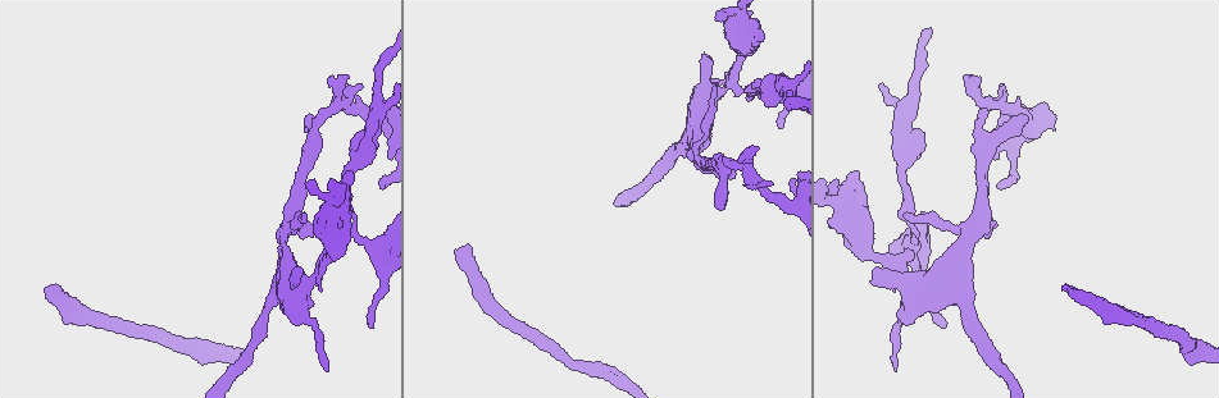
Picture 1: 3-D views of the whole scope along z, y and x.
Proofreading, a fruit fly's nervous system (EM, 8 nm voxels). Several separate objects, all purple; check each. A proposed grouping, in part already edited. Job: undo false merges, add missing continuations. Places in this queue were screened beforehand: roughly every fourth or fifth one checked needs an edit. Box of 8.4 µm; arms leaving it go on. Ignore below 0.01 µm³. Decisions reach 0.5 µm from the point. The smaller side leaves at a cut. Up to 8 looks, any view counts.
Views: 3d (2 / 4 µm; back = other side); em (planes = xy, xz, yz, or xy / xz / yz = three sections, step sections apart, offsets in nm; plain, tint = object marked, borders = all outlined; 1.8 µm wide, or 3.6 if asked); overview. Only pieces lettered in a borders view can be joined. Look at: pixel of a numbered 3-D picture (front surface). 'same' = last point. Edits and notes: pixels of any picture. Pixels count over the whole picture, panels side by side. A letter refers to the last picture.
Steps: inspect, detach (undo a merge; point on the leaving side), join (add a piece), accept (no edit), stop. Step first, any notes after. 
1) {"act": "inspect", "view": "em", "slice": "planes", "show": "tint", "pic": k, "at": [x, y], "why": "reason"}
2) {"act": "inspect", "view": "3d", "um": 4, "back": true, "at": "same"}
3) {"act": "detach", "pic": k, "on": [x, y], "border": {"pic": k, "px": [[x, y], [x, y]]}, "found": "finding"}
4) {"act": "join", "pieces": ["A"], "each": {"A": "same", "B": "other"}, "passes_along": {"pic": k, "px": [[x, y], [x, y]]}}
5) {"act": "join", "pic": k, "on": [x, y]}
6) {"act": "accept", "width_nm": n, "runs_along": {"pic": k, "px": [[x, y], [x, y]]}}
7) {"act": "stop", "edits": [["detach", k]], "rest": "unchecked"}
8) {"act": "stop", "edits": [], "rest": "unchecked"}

{"act": "inspect", "view": "3d", "um": 2, "pic": 1, "at": [373, 327], "why": "an open end"}

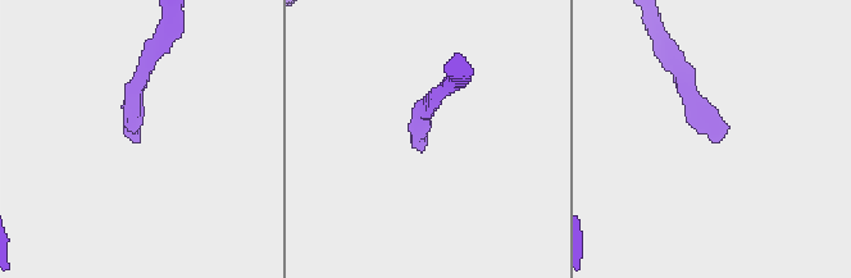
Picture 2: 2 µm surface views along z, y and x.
{"act": "inspect", "view": "em", "slice": "planes", "show": "borders", "pic": 2, "at": [712, 142]}

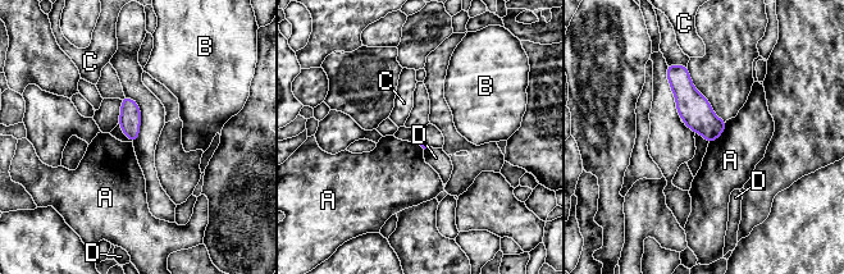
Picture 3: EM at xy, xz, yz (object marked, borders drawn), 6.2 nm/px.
{"act": "accept", "each": {"A": "other", "B": "other", "C": "other", "D": "other"}, "found": "none of them fits"}

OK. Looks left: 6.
{"act": "inspect", "view": "em", "slice": "planes", "show": "plain", "pic": 1, "at": [989, 108], "why": "arms part here"}

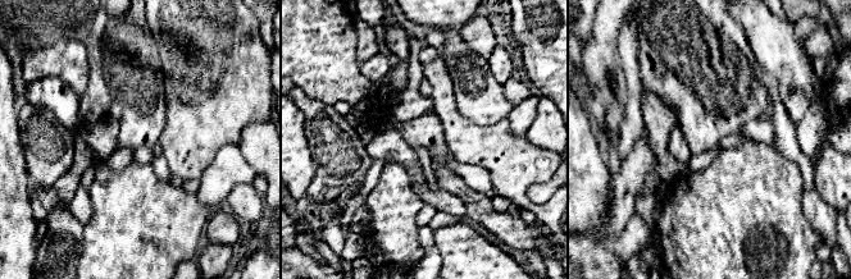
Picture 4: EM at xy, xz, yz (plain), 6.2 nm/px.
{"act": "inspect", "view": "em", "slice": "planes", "show": "borders", "at": "same"}

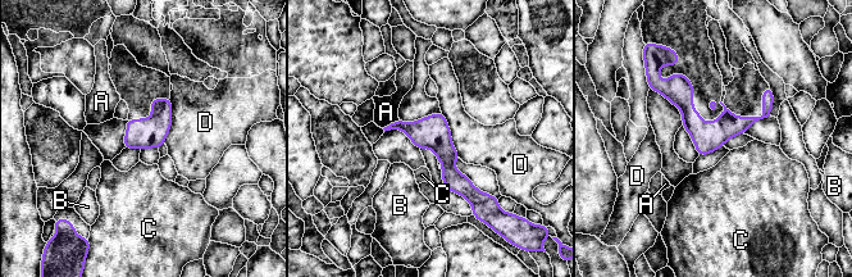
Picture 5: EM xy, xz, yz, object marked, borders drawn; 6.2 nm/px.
{"act": "accept", "each": {"A": "other", "B": "other", "C": "other", "D": "other"}, "border": {"pic": 5, "px": [[171, 98], [171, 128], [163, 142]]}, "found": "continuous, no second neuron"}

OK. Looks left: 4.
{"act": "inspect", "view": "3d", "um": 4, "pic": 1, "at": [1063, 288], "why": "end of a long branch"}

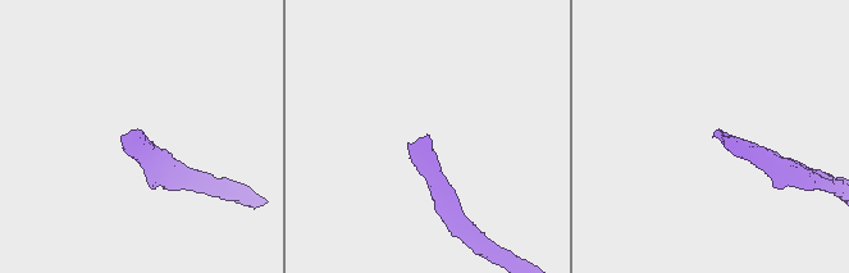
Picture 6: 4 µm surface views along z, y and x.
{"act": "inspect", "view": "em", "slice": "planes", "show": "borders", "pic": 6, "at": [717, 129], "why": "shape alone is not enough"}

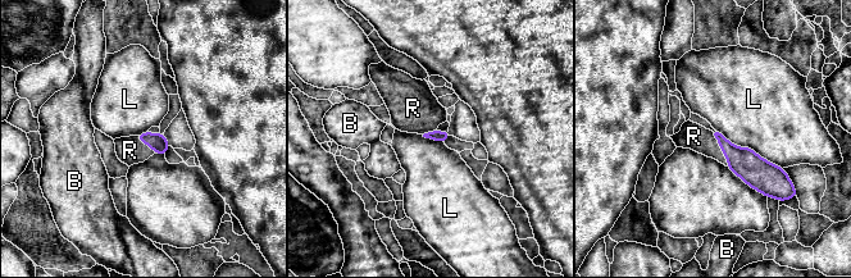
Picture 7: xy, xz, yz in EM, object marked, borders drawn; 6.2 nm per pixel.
{"act": "join", "pieces": ["R"], "each": {"B": "other", "L": "other", "R": "same"}, "found": "the neuron continues"}

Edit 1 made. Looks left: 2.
{"act": "stop", "edits": [["join", 7]], "rest": "unchecked"}

